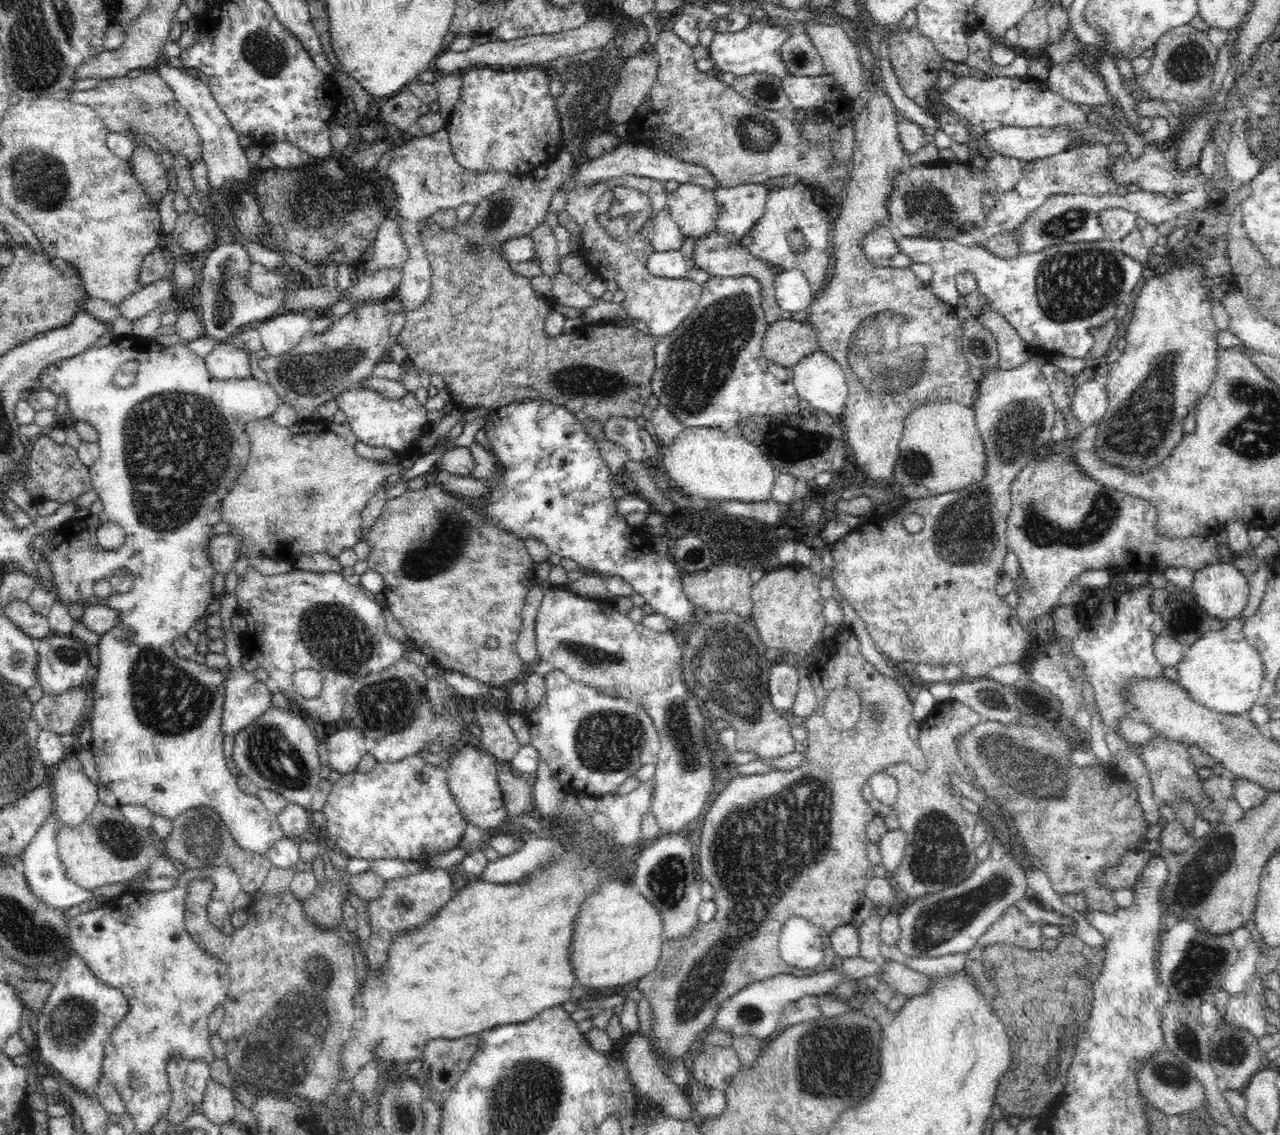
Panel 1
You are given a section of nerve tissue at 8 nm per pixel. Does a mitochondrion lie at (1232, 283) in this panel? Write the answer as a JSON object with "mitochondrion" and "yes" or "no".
{"mitochondrion":"no"}

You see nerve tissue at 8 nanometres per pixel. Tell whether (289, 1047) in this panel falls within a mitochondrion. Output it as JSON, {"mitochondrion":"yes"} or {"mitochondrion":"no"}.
{"mitochondrion":"yes"}

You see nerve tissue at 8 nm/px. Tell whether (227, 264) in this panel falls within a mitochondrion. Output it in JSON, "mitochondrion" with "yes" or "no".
{"mitochondrion":"yes"}

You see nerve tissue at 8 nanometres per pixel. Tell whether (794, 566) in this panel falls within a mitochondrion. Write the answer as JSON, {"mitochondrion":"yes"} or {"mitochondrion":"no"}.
{"mitochondrion":"no"}

